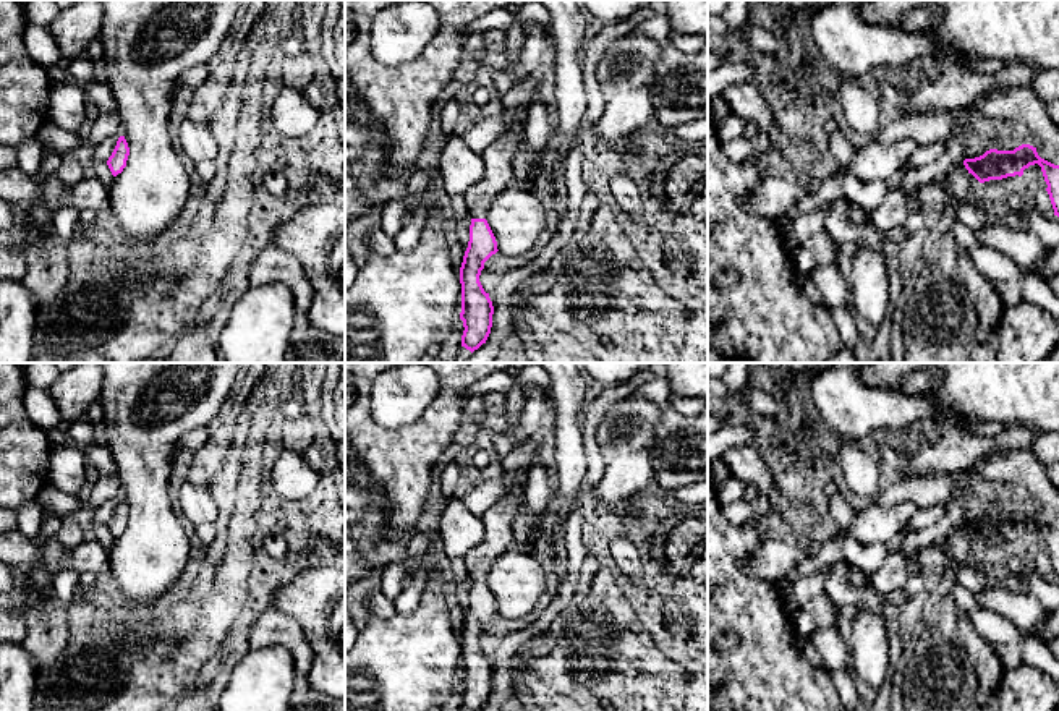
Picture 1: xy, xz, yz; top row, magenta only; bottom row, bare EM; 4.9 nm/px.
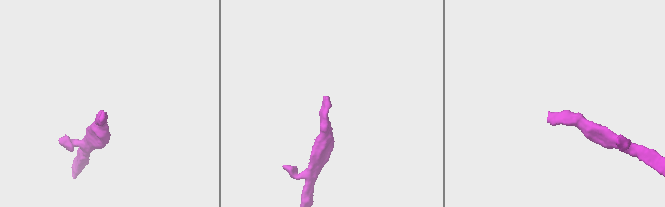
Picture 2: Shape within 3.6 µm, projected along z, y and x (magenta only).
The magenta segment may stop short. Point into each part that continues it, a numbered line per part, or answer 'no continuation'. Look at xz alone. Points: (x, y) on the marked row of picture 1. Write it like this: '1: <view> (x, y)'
1: xz (499, 156)

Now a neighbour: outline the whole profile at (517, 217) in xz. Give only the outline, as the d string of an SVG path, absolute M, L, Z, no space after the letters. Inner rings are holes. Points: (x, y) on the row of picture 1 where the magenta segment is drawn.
M508 186L489 204L487 224L497 249L510 258L526 253L547 230L546 206L526 188Z

